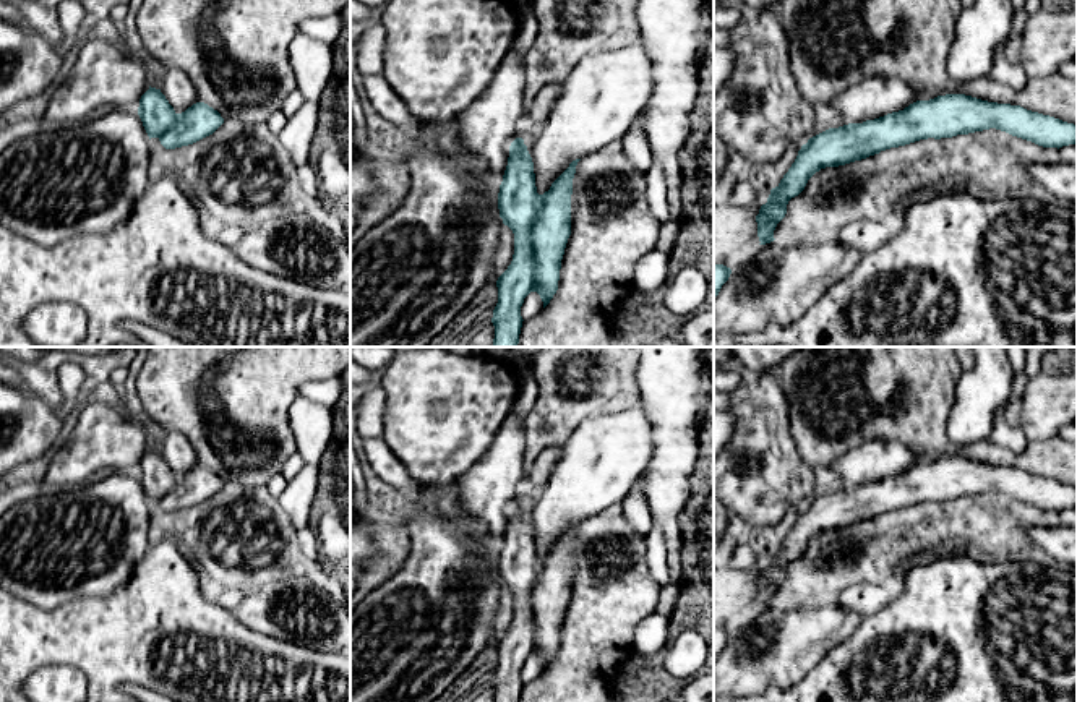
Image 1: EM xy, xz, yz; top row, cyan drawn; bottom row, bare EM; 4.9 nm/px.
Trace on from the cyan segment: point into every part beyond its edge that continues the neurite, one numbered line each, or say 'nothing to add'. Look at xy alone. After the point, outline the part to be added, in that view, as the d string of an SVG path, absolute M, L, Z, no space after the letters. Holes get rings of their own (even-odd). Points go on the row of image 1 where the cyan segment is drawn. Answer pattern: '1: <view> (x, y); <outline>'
1: xy (177, 88); M180 70L159 73L159 89L174 107L175 113L185 112L198 102L198 94L190 78Z

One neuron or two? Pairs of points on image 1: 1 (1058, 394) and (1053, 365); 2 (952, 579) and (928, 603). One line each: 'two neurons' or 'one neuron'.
1: two neurons
2: one neuron

